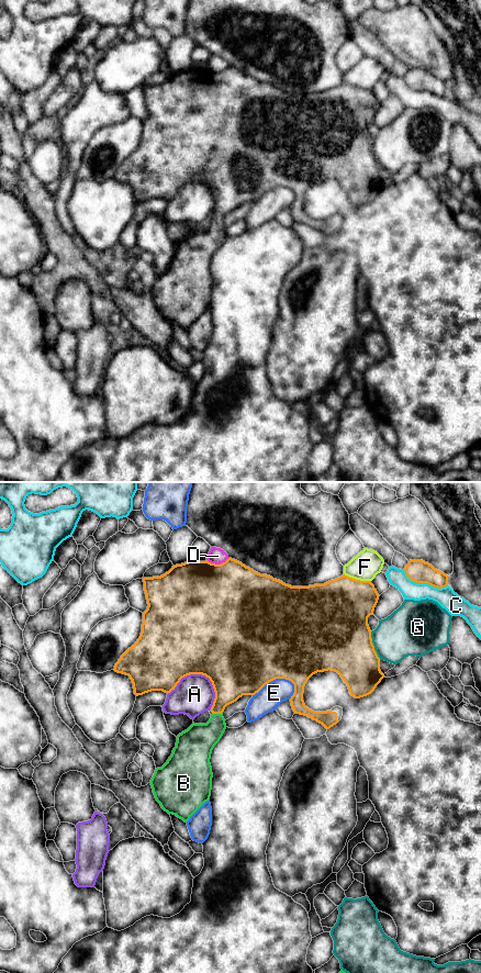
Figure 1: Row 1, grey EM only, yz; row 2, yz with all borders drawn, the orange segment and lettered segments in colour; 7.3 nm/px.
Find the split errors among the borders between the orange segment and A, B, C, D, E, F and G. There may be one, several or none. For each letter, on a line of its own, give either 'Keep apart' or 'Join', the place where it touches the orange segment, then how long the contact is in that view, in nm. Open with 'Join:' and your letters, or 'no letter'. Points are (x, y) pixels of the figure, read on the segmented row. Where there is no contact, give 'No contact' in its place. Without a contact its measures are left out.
Join: B
A: Keep apart. Touches orange at yz (197, 673). Shared border 360 nm
B: Join. Touches orange at yz (217, 713). Shared border 70 nm
C: Keep apart. Touches orange at yz (425, 582). Shared border 360 nm
D: Keep apart. Touches orange at yz (217, 565). Shared border 170 nm
E: Keep apart. Touches orange at yz (273, 679). Shared border 320 nm
F: Keep apart. Touches orange at yz (357, 580). Shared border 200 nm
G: Keep apart. Touches orange at yz (373, 646). Shared border 220 nm

